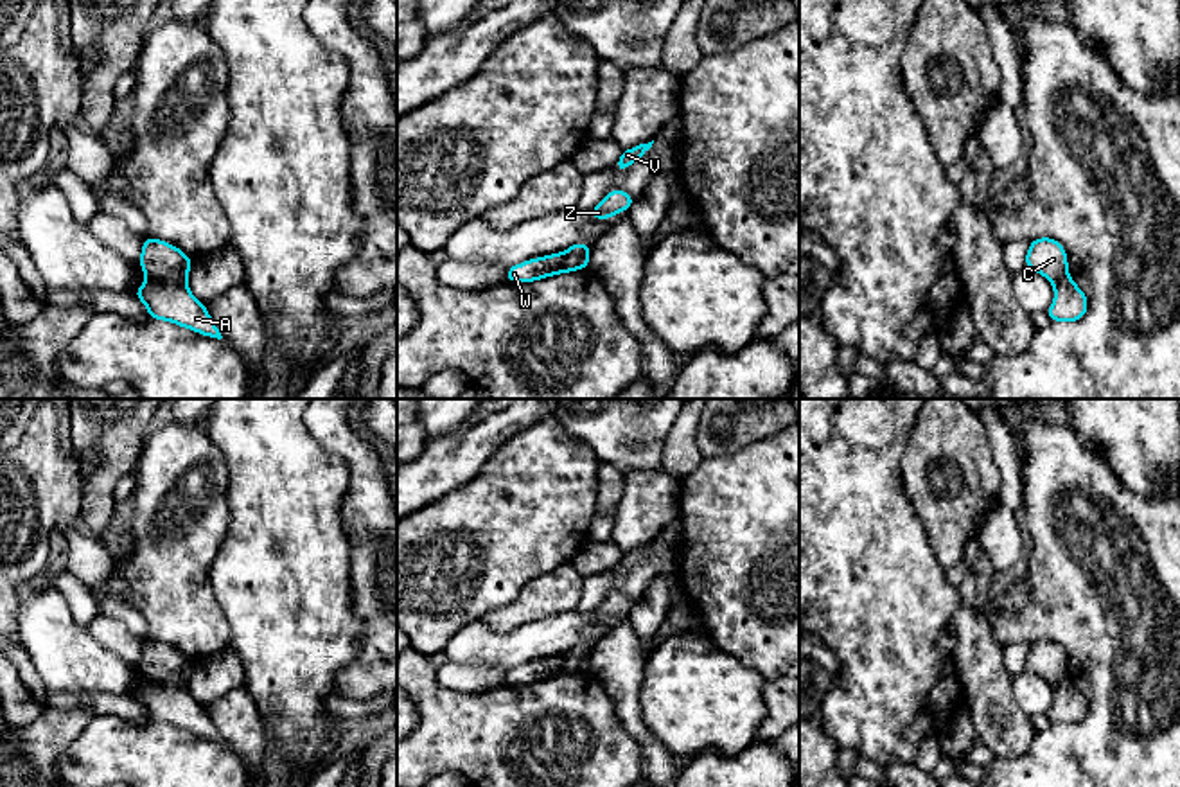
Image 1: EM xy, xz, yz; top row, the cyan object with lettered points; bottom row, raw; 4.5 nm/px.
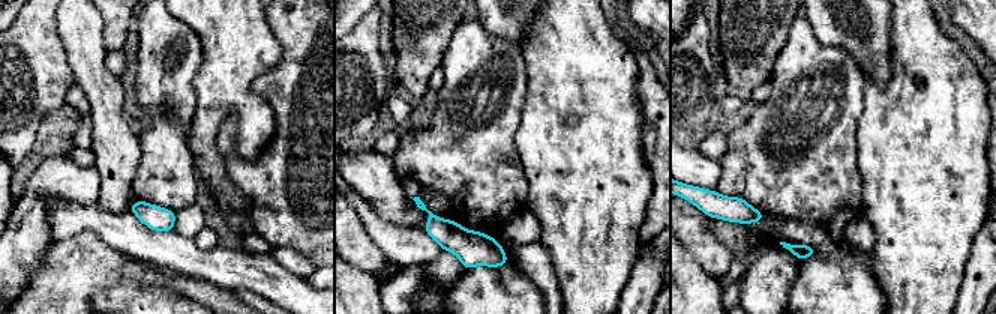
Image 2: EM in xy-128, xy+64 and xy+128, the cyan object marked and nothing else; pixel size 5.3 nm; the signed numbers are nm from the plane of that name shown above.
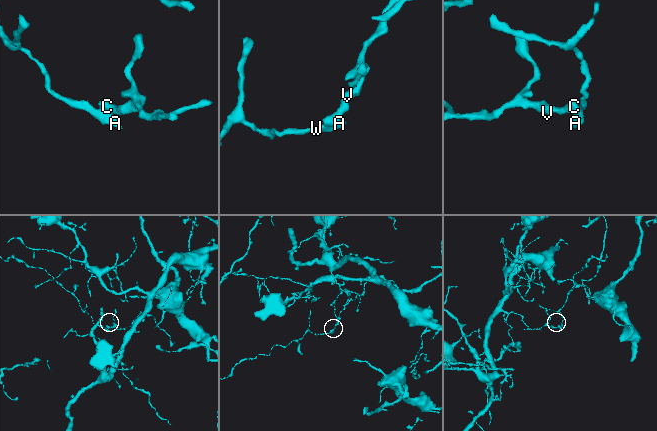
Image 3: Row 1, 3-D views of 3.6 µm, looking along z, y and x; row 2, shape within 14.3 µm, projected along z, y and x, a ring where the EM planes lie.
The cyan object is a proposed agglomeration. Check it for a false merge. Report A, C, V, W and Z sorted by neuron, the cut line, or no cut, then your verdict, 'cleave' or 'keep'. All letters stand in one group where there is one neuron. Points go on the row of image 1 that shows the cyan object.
A W / C V Z | xy (148, 275), (158, 281), (185, 282) | cleave

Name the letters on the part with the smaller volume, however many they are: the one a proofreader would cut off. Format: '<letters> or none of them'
A, W

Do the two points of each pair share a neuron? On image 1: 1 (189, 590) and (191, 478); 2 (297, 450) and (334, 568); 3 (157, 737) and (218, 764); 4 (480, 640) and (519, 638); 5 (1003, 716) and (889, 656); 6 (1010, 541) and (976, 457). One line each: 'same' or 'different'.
1: same
2: same
3: same
4: same
5: different
6: different

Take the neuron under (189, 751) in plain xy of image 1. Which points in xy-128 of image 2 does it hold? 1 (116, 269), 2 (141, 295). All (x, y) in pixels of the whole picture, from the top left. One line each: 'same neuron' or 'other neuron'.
1: other neuron
2: same neuron

